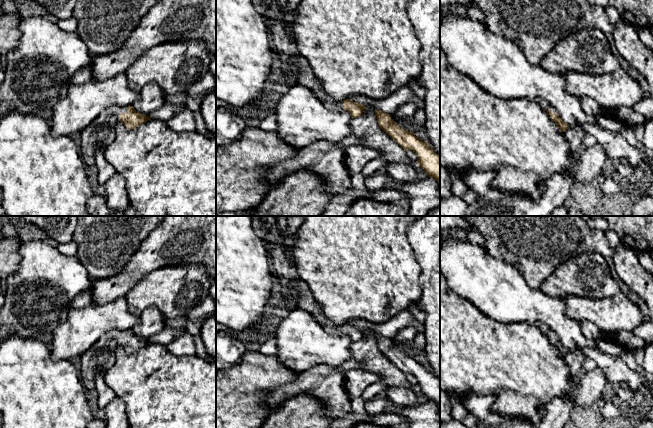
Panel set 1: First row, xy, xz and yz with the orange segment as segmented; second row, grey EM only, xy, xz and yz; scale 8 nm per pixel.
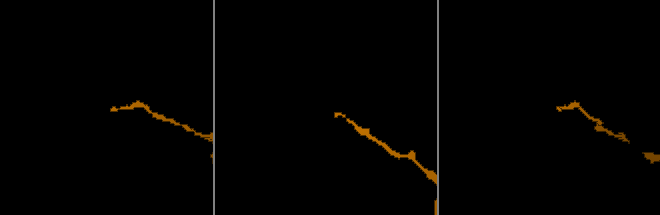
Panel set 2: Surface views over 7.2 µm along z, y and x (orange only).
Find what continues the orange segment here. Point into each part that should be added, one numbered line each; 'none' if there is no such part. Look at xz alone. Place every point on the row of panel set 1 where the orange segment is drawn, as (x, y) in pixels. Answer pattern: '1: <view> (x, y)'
1: xz (305, 76)

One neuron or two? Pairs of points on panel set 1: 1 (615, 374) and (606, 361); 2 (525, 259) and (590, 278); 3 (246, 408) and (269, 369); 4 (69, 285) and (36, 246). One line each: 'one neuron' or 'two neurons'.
1: one neuron
2: two neurons
3: one neuron
4: one neuron

